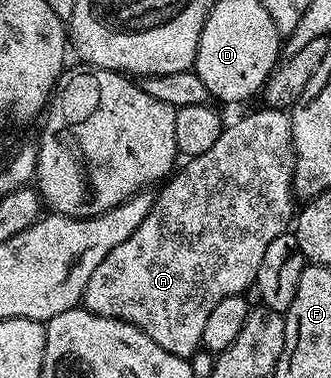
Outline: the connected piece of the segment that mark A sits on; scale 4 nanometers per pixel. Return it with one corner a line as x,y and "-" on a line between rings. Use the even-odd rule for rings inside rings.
259,107
259,112
250,112
247,116
239,118
235,124
227,123
223,127
220,138
216,138
212,150
199,156
191,156
185,161
186,165
179,167
157,189
154,197
152,210
148,210
148,218
96,266
92,278
88,278
88,286
82,295
82,304
89,312
95,312
108,318
123,320
129,324
134,324
156,346
164,346
168,354
177,356
193,357
194,351
202,348
202,335
204,334
204,325
208,323
208,317
211,316
212,310
224,298
229,296
241,296
247,288
251,287
257,281
258,271
260,270
260,261
264,258
264,253
268,250
268,245
272,243
272,238
280,238
280,234
291,227
292,221
296,216
296,197
294,194
294,143
292,142
292,122
290,121
290,112
281,108

